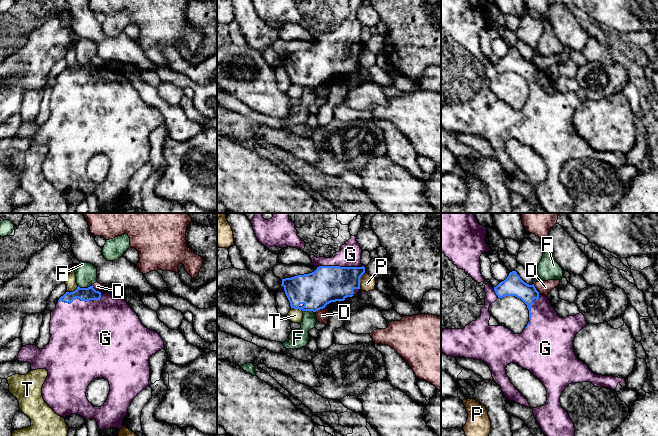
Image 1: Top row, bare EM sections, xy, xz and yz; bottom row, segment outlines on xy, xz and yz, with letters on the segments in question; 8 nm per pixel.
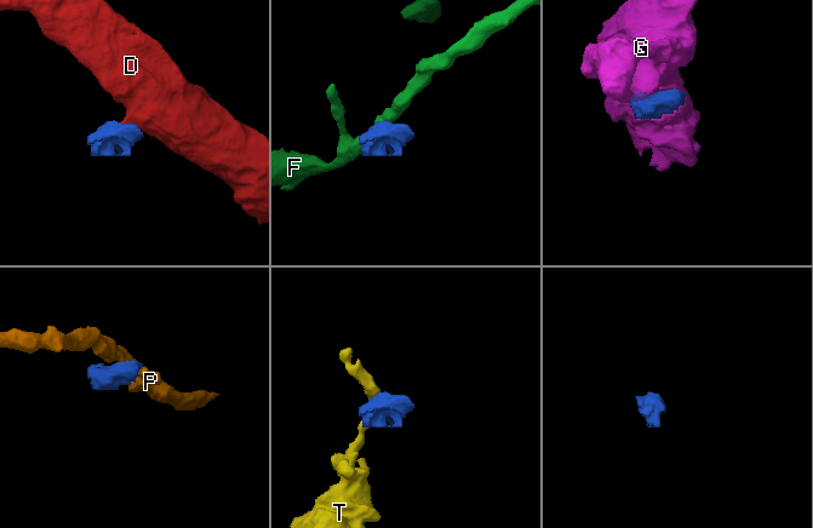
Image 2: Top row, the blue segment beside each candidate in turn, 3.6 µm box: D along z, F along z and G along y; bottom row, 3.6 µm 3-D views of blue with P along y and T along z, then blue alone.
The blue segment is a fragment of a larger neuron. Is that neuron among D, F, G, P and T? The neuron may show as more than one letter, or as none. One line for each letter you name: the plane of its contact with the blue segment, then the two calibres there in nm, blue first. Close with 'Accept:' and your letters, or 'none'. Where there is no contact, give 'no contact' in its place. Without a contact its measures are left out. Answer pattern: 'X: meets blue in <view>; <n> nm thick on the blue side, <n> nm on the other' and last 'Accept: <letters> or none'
G: meets blue in xy; 110 nm thick on the blue side, 480 nm on the other
Accept: G

